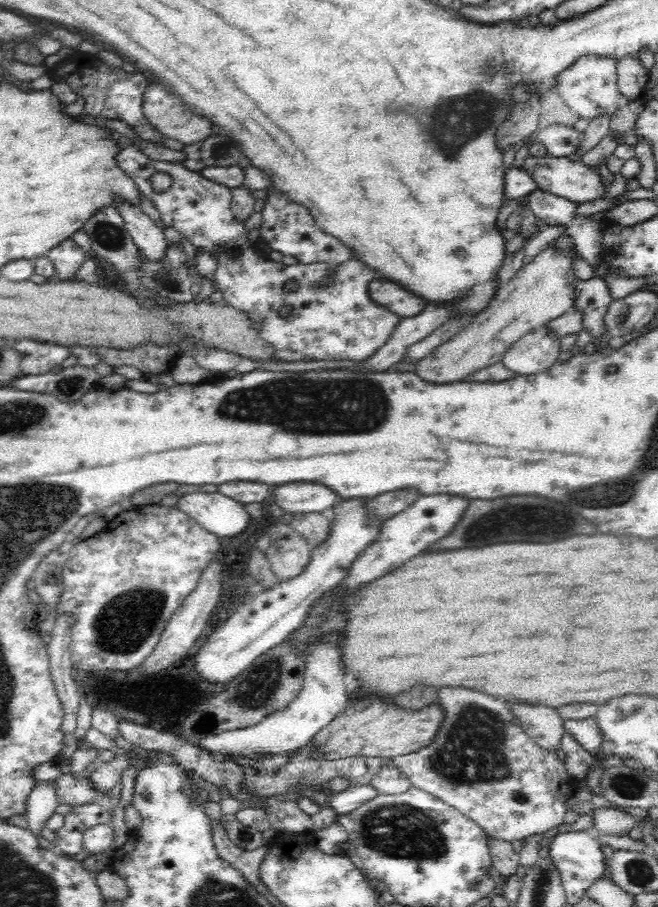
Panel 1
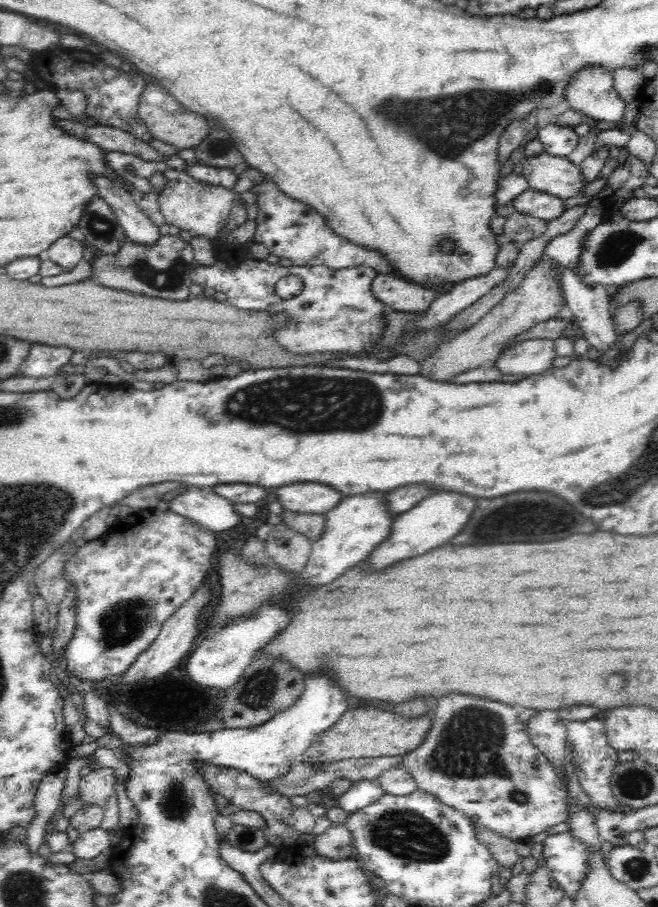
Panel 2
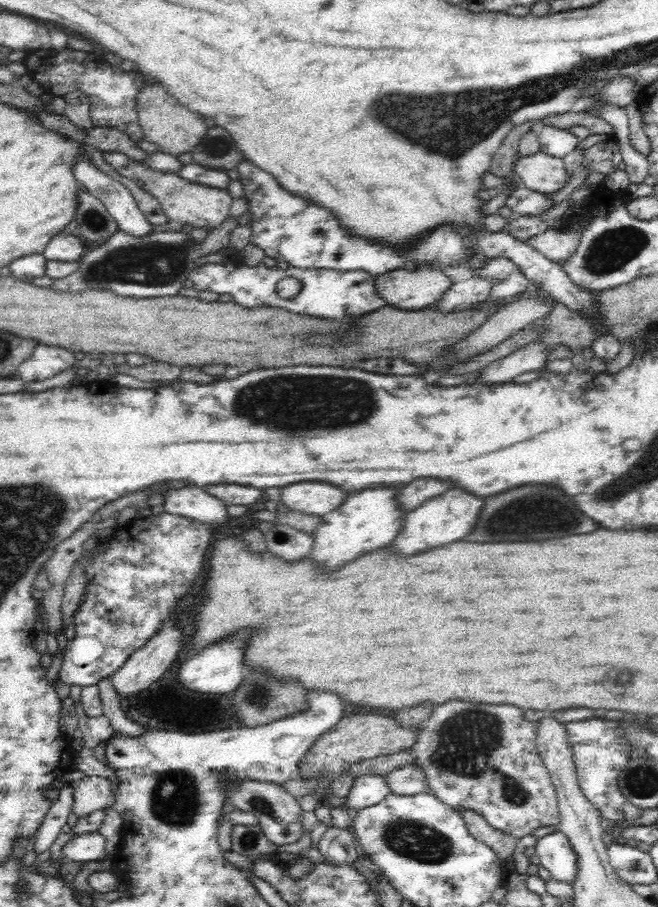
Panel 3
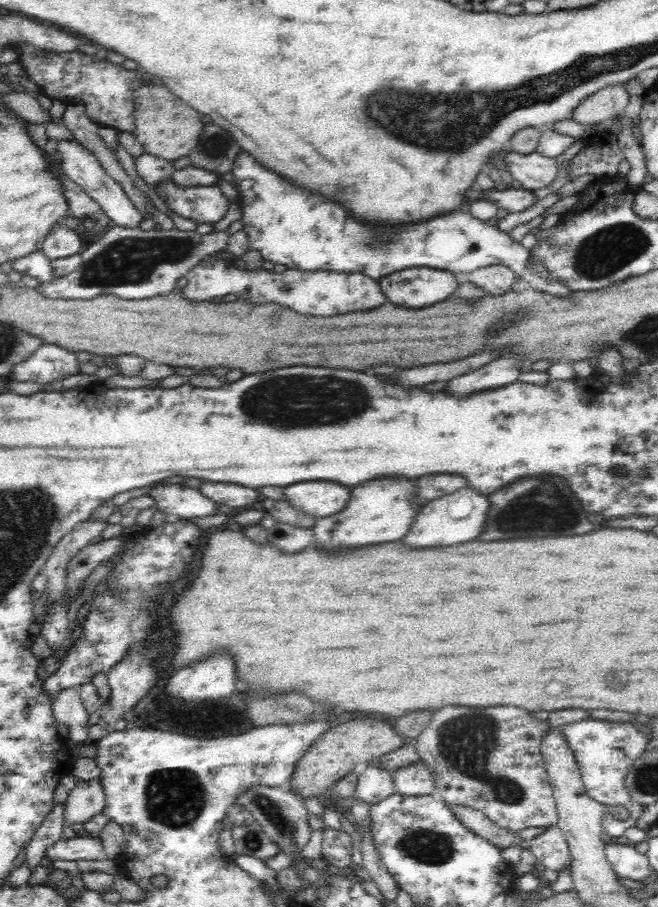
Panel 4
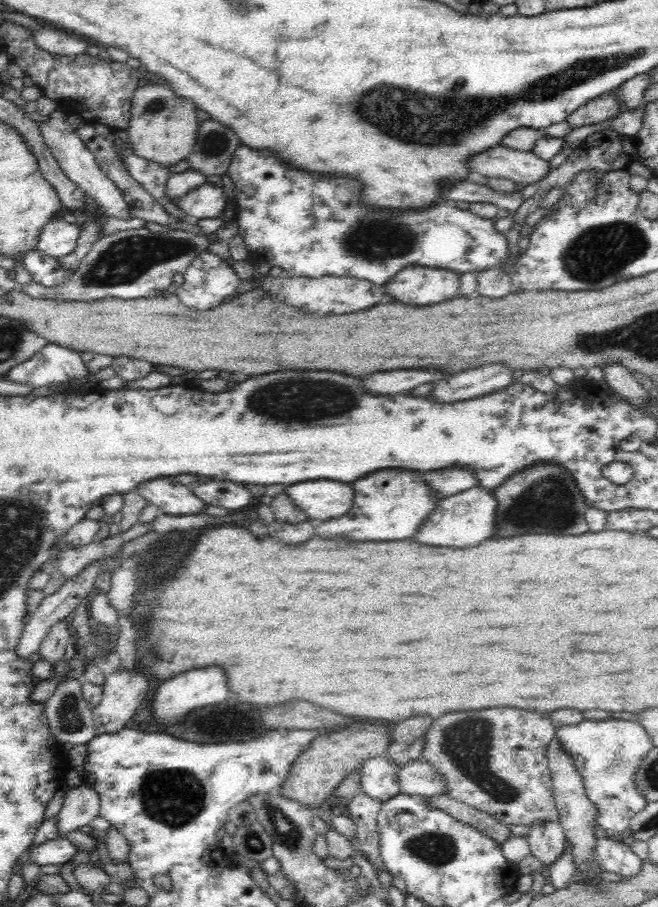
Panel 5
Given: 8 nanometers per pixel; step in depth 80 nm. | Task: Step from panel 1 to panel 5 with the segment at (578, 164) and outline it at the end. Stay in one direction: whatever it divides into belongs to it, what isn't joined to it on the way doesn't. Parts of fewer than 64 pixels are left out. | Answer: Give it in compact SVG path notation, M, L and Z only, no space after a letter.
M491 146L466 158L470 172L489 178L504 178L518 185L527 185L548 174L548 163L536 157L532 151L523 152L506 147Z

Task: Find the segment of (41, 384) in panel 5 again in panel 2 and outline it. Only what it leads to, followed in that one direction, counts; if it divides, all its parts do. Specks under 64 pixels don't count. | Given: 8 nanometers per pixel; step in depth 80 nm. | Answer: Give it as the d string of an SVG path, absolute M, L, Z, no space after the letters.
M34 343L30 356L24 359L19 370L24 377L44 378L60 374L60 368L70 362L74 352L66 346L46 346Z

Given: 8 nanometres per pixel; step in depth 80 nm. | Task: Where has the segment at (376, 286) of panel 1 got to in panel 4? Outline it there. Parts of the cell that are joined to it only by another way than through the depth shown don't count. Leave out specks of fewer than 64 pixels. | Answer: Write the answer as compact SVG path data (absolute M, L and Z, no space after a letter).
M414 267L386 276L379 286L394 304L404 308L424 308L457 296L459 284L450 272Z

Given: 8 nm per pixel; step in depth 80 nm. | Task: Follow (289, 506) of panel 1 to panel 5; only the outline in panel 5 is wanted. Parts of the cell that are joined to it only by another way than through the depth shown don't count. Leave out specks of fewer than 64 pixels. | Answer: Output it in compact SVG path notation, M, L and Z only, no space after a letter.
M330 480L298 482L284 490L313 522L344 516L353 505L353 484Z

